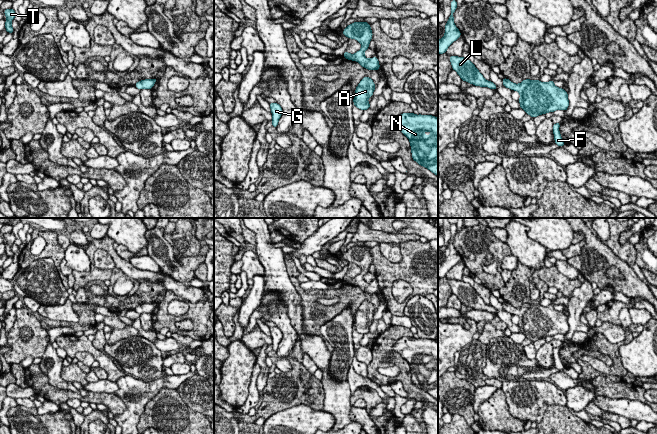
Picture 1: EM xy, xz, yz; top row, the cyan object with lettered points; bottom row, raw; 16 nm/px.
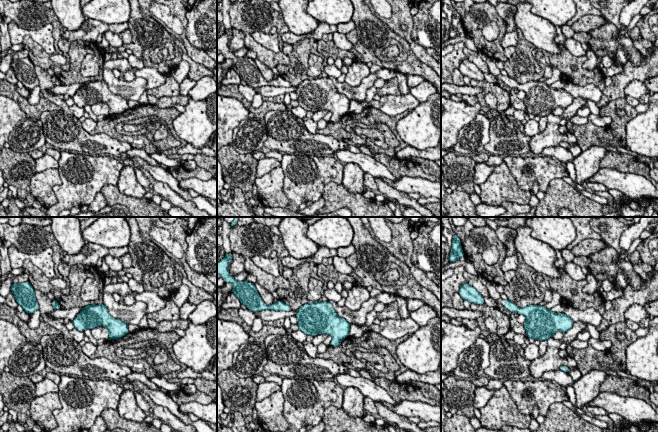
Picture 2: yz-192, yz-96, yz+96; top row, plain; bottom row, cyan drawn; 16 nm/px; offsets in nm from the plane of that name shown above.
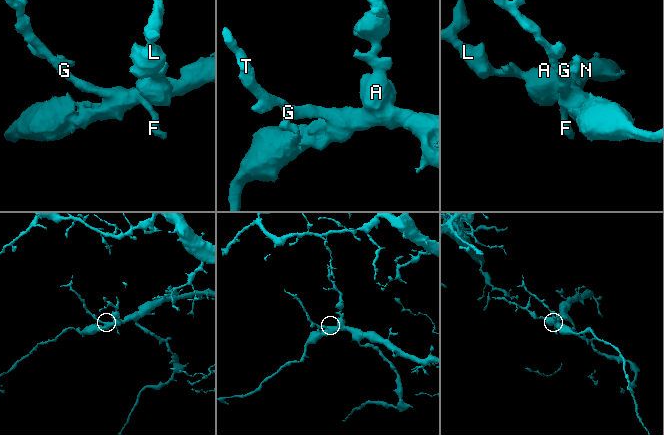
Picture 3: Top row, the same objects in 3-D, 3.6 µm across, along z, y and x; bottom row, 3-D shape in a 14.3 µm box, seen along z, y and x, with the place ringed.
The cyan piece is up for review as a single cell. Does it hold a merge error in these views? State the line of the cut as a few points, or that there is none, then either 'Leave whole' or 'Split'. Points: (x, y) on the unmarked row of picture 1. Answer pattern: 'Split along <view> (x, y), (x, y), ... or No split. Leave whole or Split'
No split. Leave whole

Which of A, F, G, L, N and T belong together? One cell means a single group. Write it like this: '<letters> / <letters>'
A F G L N T

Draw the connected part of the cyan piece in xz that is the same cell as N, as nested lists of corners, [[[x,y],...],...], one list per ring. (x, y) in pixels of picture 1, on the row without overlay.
[[[402,337],[393,345],[410,365],[412,383],[438,400],[438,342]]]

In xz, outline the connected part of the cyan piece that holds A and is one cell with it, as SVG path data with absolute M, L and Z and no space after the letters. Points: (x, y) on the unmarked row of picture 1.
M363 301L358 310L355 313L353 327L361 334L368 334L370 327L368 323L373 320L375 314L374 305L369 301Z

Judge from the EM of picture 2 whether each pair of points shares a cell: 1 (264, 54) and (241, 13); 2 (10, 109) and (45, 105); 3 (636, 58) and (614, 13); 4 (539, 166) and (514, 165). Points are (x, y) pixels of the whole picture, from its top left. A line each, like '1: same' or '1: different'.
1: same
2: different
3: different
4: same

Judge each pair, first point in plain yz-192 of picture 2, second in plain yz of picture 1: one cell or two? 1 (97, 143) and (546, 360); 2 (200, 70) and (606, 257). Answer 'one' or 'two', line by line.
1: two
2: one

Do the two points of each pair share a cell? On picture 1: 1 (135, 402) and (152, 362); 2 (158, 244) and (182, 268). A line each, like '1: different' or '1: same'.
1: different
2: same

